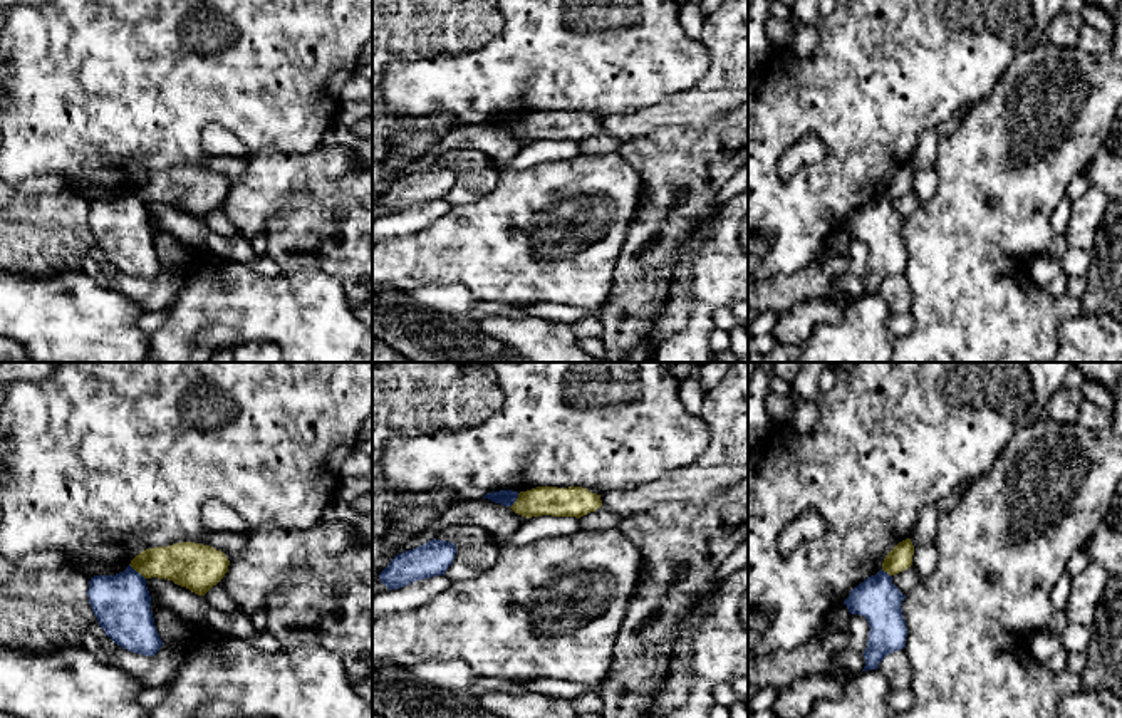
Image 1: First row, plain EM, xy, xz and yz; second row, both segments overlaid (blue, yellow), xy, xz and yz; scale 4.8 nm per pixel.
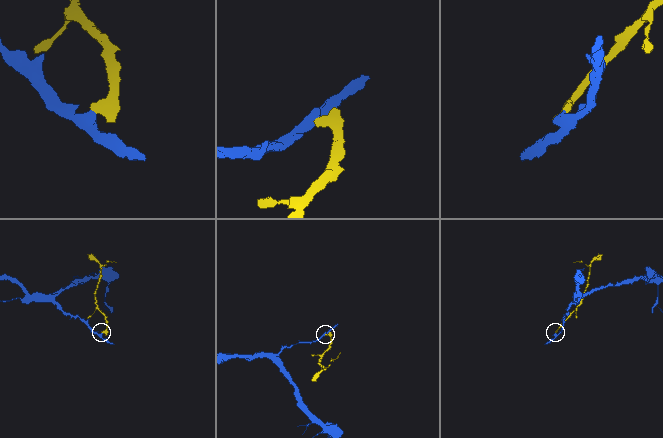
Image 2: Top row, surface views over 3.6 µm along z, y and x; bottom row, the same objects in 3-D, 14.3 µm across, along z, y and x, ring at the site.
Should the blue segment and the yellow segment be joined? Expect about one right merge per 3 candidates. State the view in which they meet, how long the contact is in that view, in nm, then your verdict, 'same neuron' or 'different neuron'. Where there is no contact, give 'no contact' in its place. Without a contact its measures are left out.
meets blue in xy; contact 110 nm long; different neuron

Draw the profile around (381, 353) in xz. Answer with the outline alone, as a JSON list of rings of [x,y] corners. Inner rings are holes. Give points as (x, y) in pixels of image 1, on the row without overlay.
[[[372,339],[372,362],[409,362],[391,347]]]

